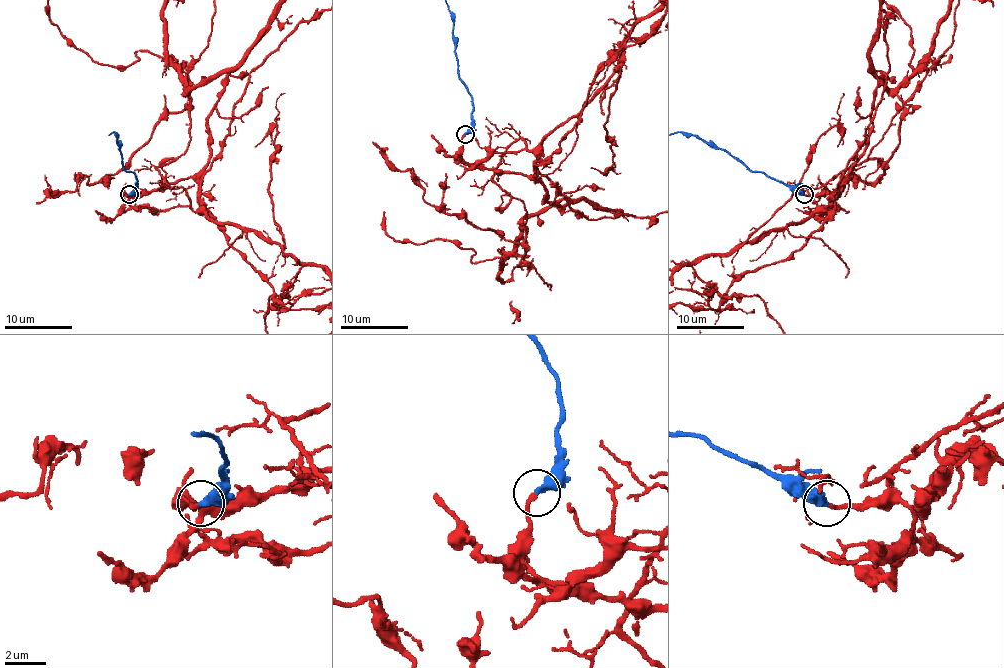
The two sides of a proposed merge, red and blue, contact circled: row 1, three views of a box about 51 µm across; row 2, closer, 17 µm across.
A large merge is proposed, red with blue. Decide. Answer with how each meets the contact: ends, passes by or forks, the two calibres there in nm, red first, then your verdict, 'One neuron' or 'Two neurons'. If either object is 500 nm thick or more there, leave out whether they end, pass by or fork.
At the ring red ends. At the ring blue ends. Thickness 200 nm (red) against 400 nm. One neuron

